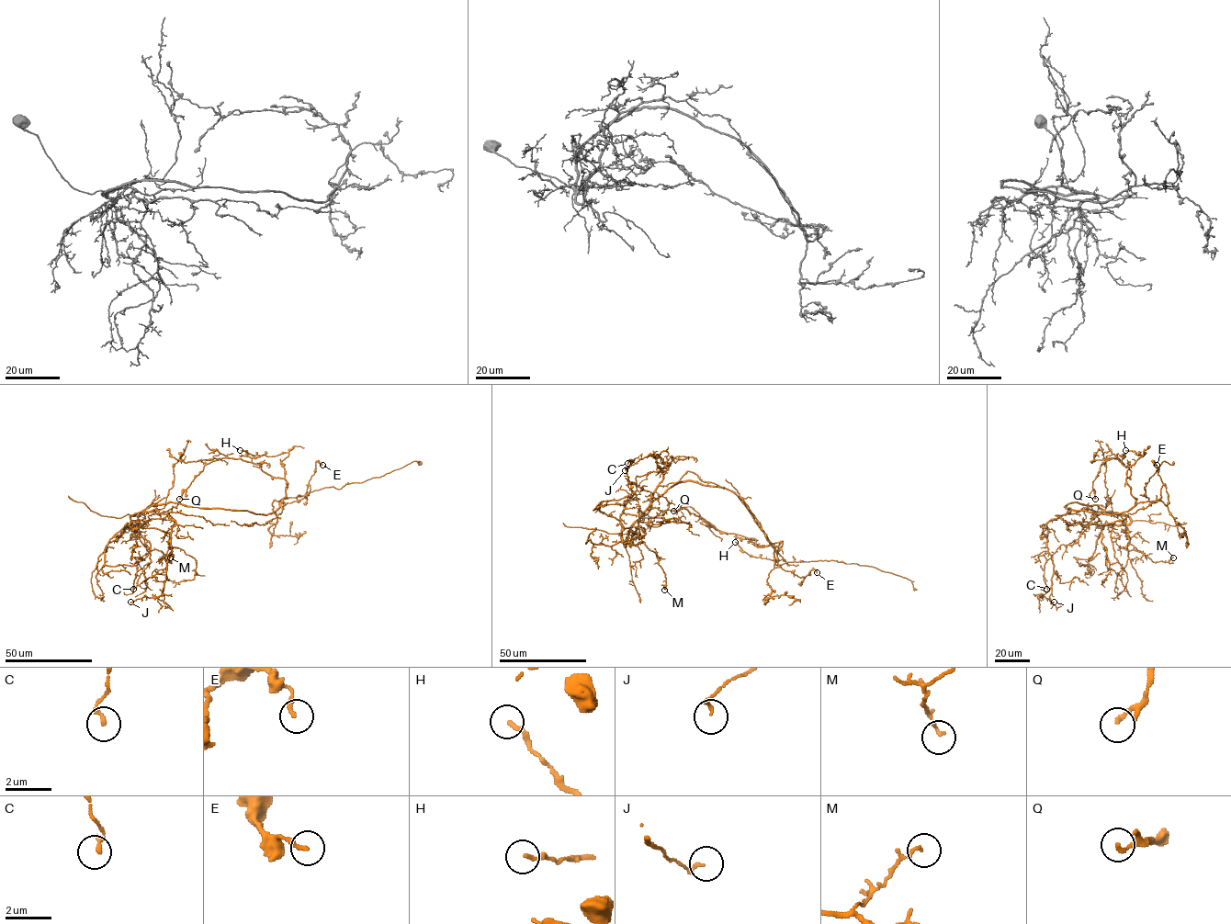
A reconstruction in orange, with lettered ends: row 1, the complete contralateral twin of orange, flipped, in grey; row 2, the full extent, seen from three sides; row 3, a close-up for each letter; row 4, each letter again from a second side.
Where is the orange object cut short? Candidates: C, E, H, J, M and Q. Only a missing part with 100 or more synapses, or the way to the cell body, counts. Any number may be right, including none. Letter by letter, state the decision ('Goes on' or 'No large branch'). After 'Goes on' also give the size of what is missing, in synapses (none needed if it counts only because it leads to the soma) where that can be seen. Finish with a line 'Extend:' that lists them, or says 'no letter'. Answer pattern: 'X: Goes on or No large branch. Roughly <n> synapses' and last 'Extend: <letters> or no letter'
C: No large branch
E: No large branch
H: No large branch
J: No large branch
M: No large branch
Q: No large branch
Extend: no letter

